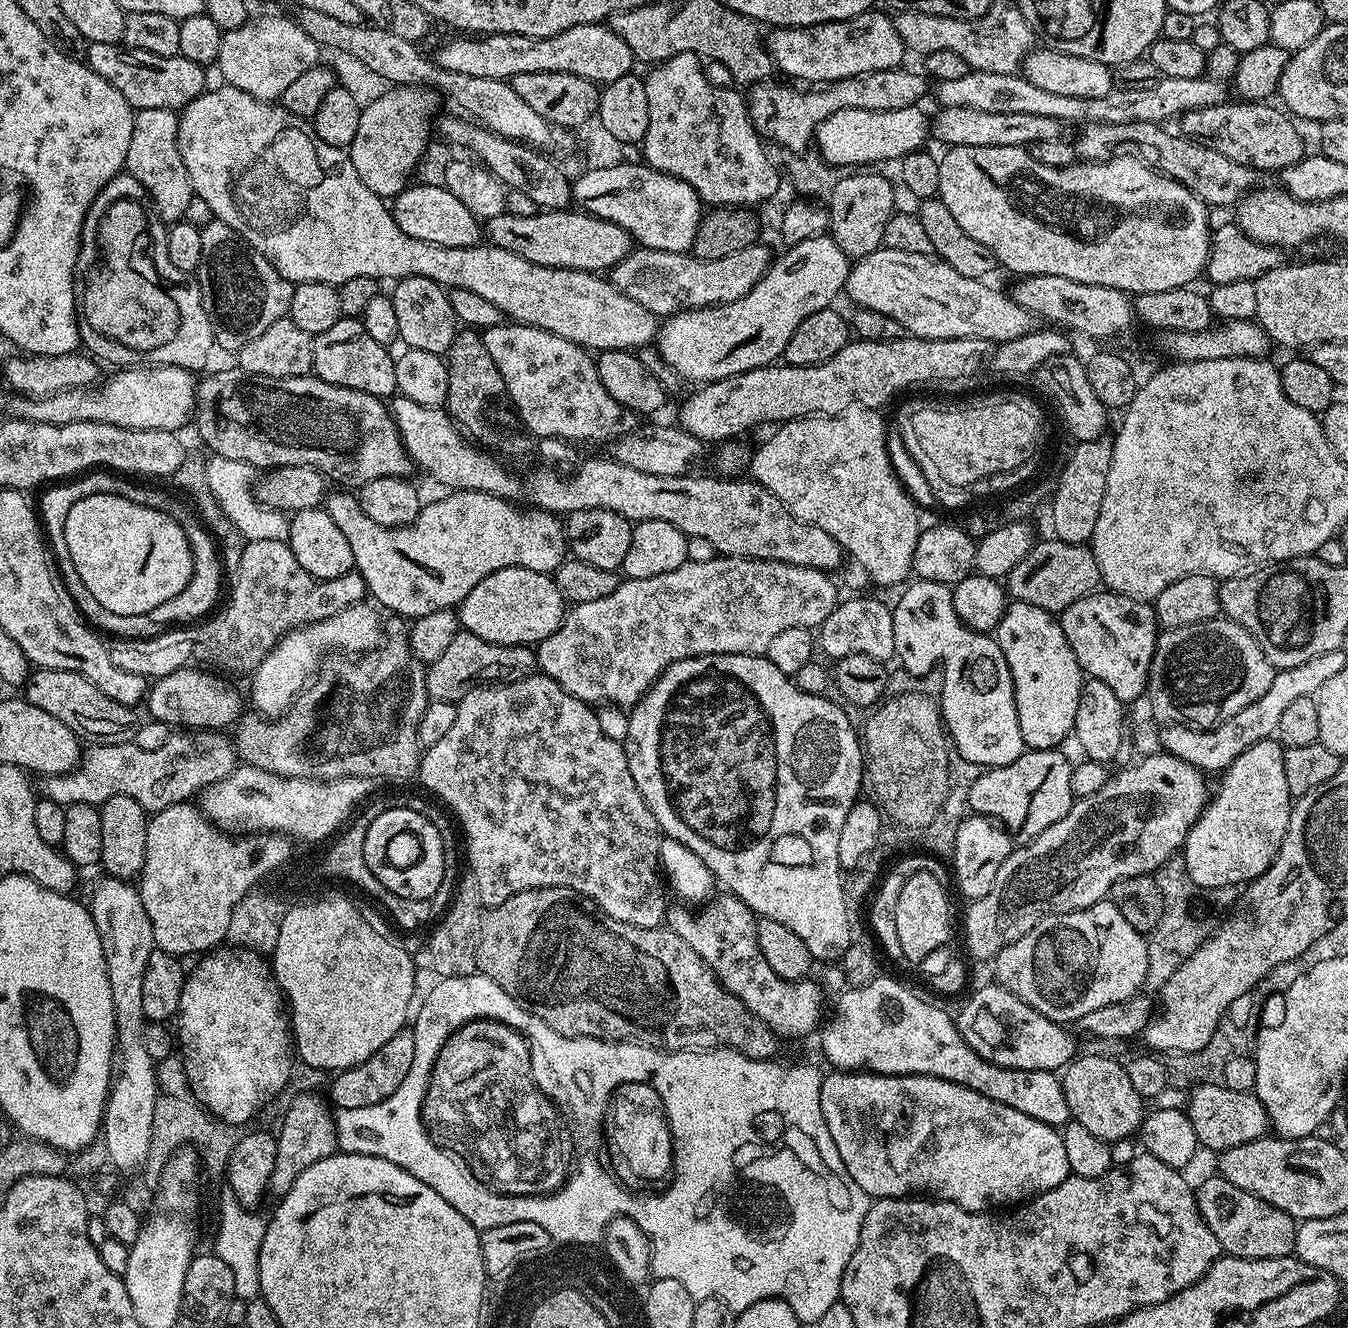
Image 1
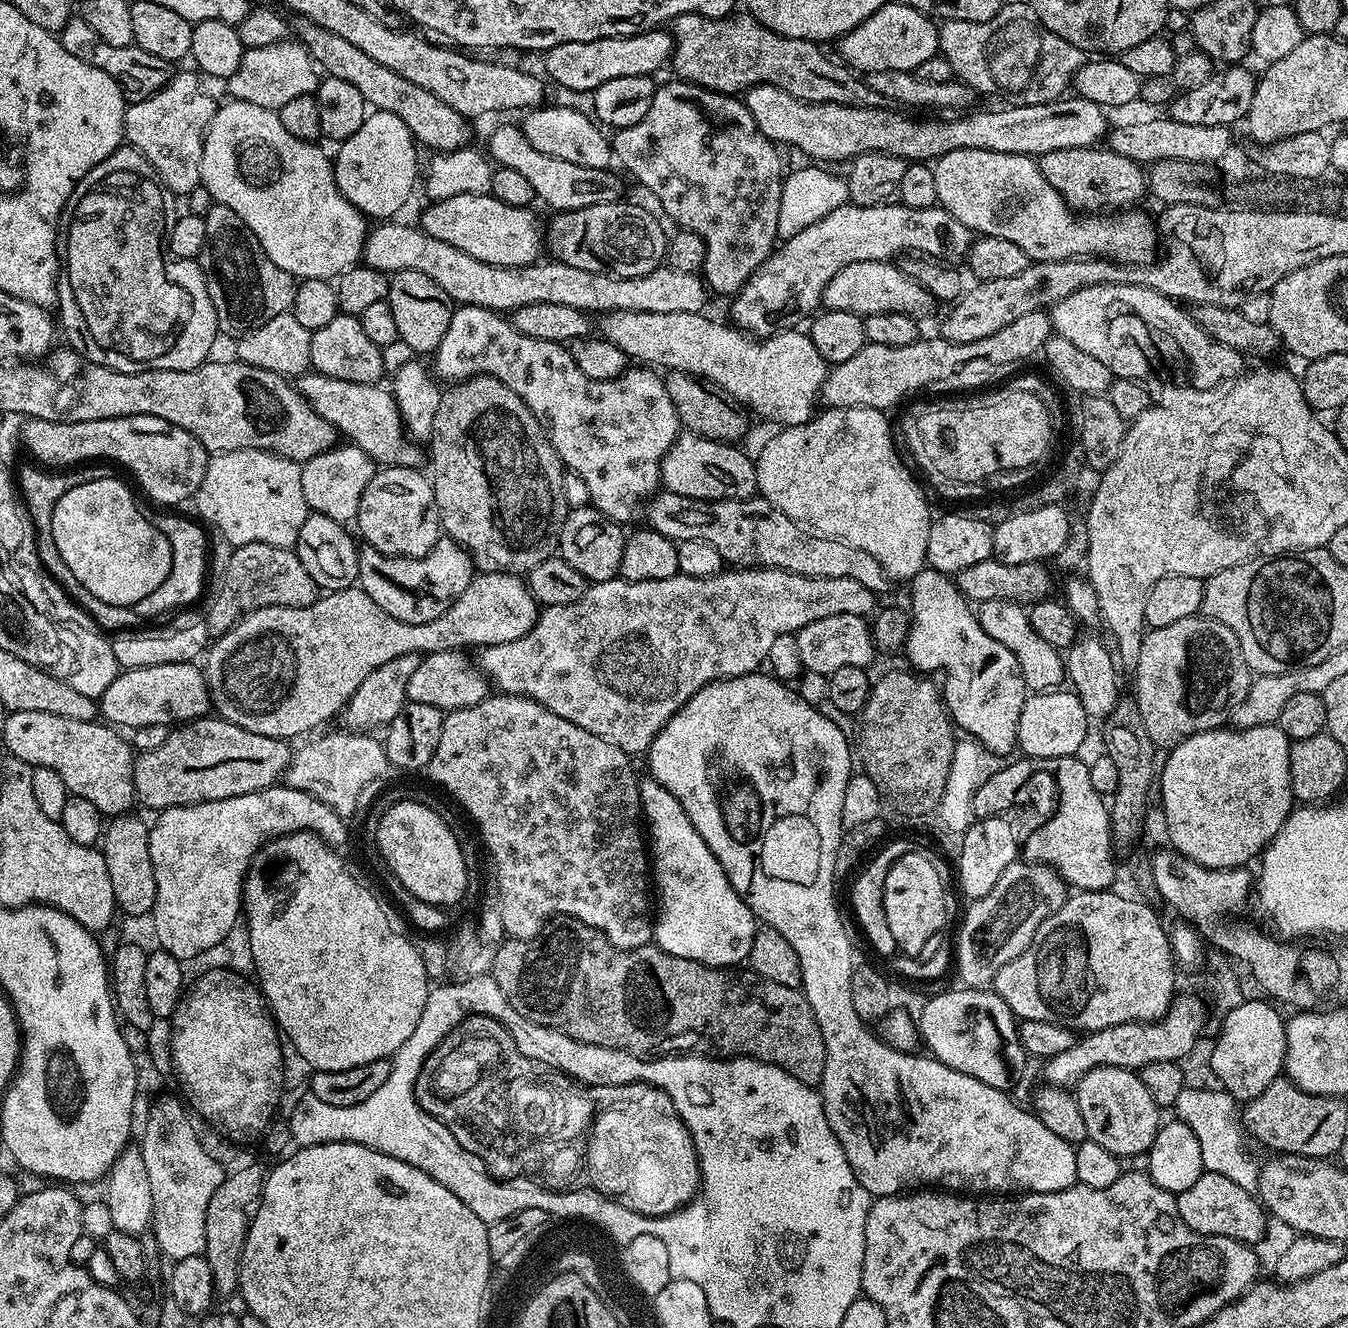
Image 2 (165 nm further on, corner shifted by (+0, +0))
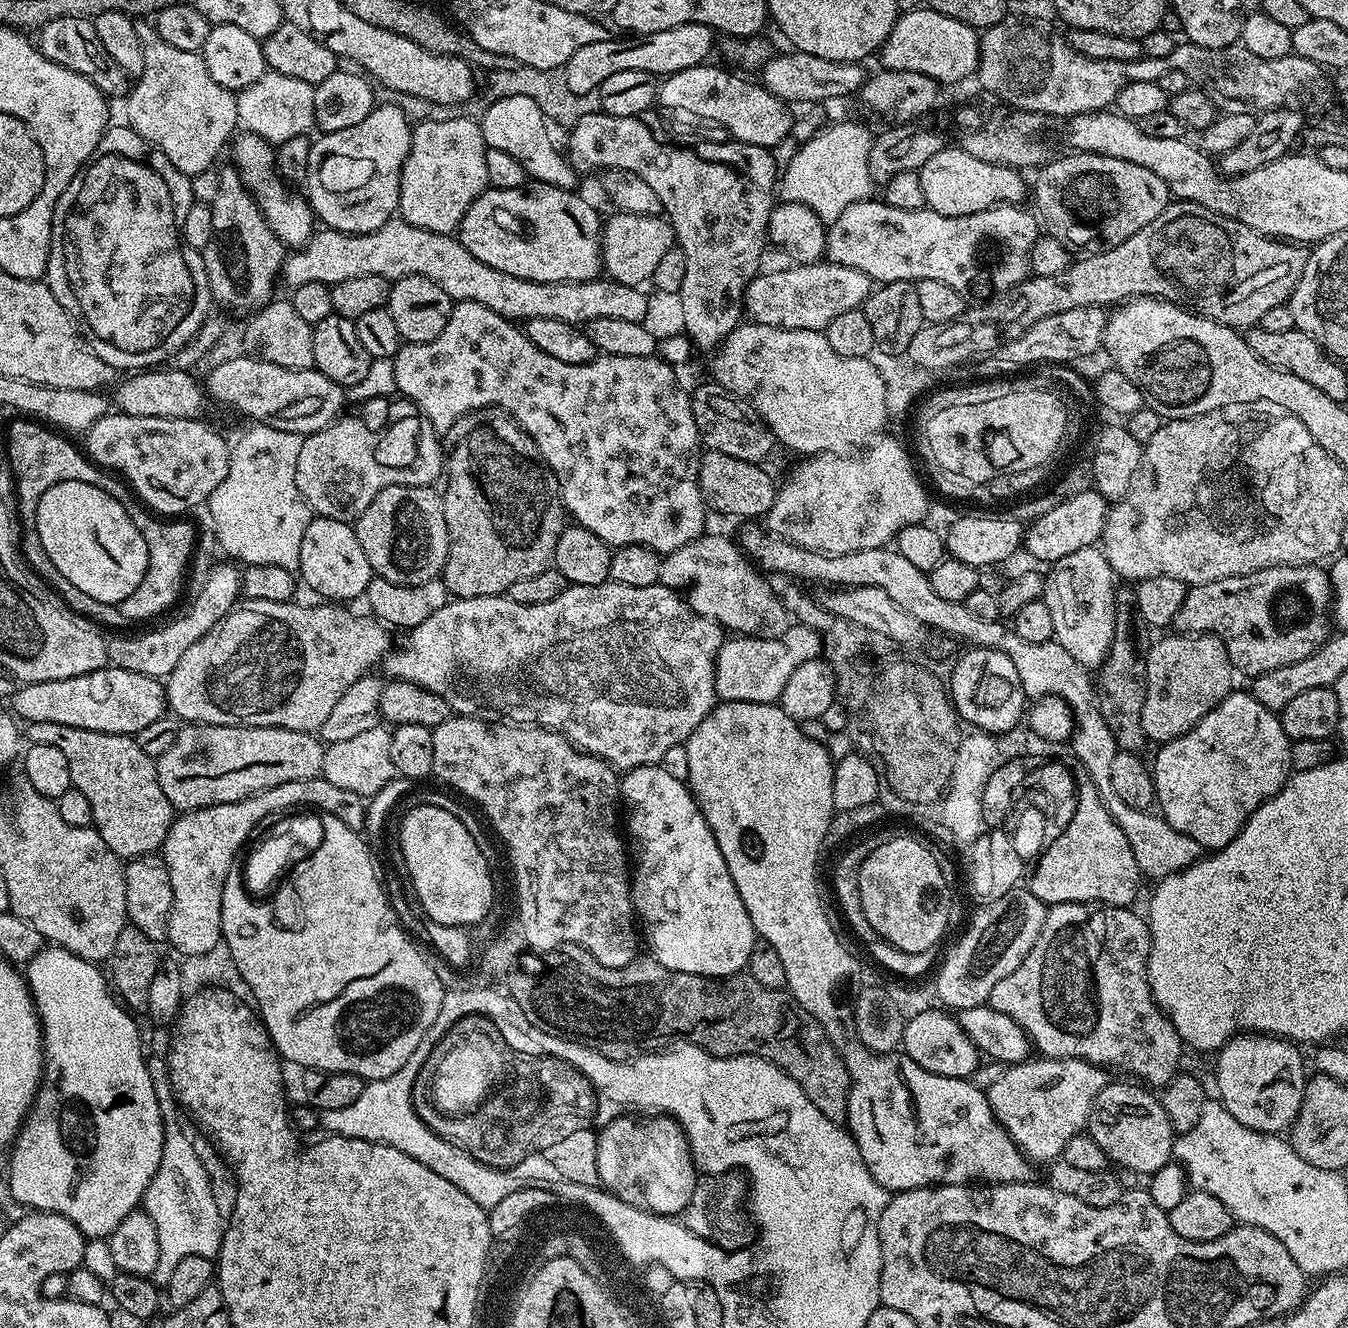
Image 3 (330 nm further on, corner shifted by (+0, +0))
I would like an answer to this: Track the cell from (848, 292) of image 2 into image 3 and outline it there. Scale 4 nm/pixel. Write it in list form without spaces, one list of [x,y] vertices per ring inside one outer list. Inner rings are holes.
[[[831,262],[796,264],[780,268],[777,272],[761,271],[744,289],[743,311],[753,321],[766,326],[778,326],[790,330],[826,329],[838,314],[860,308],[864,299],[872,293],[874,281],[862,270]]]

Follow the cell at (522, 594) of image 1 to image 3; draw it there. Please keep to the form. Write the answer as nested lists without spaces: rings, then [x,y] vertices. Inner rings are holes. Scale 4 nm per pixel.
[[[241,599],[232,611],[227,612],[210,631],[202,634],[186,654],[182,654],[178,666],[166,677],[167,707],[171,715],[181,721],[190,724],[234,724],[242,728],[285,728],[286,730],[298,730],[299,732],[315,733],[326,722],[326,717],[334,710],[338,698],[346,694],[346,690],[358,678],[362,678],[373,671],[372,668],[381,663],[393,647],[393,633],[381,621],[371,615],[355,616],[352,612],[347,612],[347,607],[336,602],[316,602],[313,608],[307,608],[304,604],[297,602],[266,602],[265,600]]]

